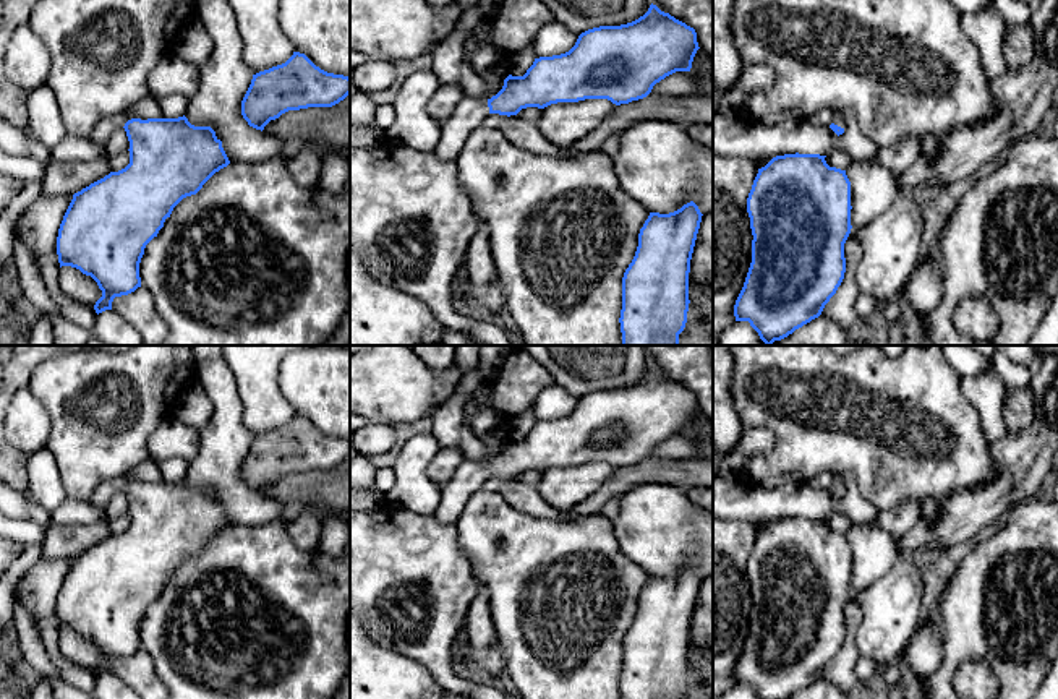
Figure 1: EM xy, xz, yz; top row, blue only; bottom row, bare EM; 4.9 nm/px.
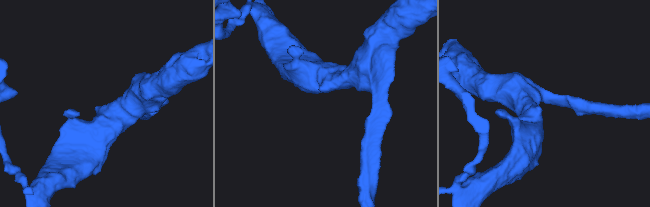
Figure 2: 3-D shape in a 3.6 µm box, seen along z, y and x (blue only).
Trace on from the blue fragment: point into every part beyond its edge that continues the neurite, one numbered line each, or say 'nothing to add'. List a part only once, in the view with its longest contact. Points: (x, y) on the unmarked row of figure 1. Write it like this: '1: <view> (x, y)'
1: xz (470, 476)

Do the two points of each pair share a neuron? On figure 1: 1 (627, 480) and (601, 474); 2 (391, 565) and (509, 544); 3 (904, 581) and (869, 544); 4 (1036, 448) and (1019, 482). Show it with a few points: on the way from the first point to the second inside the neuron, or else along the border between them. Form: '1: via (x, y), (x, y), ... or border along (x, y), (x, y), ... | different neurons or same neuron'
1: border along (616, 469), (582, 501) | different neurons
2: border along (452, 524), (457, 545), (469, 558), (478, 587) | different neurons
3: border along (901, 555), (880, 578), (861, 589) | different neurons
4: via (1028, 456), (1019, 474) | same neuron

